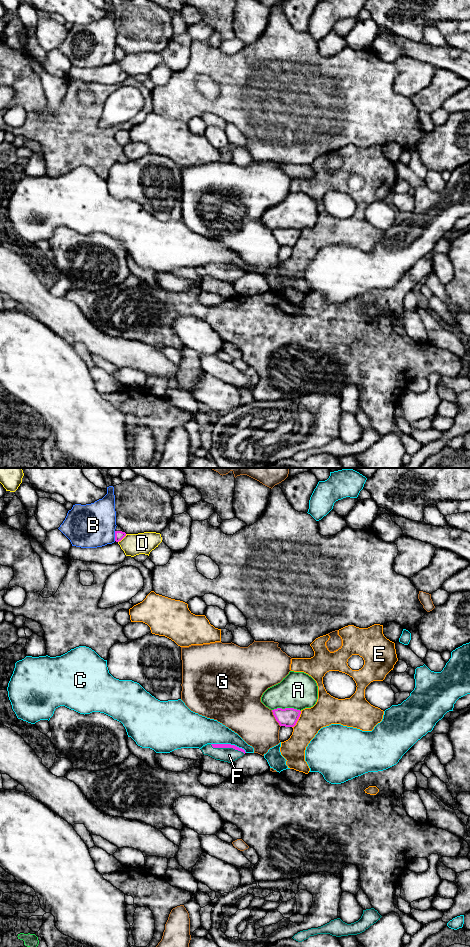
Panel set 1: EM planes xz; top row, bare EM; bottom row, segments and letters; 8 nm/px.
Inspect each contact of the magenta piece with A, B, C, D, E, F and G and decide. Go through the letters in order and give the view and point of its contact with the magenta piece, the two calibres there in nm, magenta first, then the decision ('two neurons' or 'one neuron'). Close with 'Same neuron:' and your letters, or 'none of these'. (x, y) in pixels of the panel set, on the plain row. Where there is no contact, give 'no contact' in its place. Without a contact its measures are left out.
A: xz (286, 228) | 160/300 nm | two neurons
B: xz (115, 56) | 80/360 nm | two neurons
C: xz (229, 264) | 30/220 nm | two neurons
D: xz (122, 58) | 80/180 nm | two neurons
E: xz (298, 238) | 160/220 nm | two neurons
F: xz (227, 267) | 30/120 nm | one neuron
G: xz (275, 238) | 160/320 nm | two neurons
Same neuron: F

